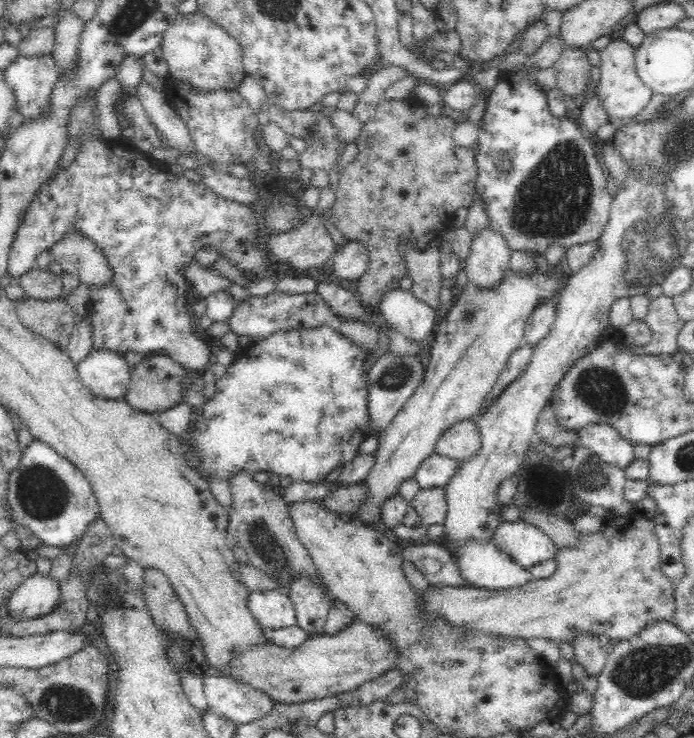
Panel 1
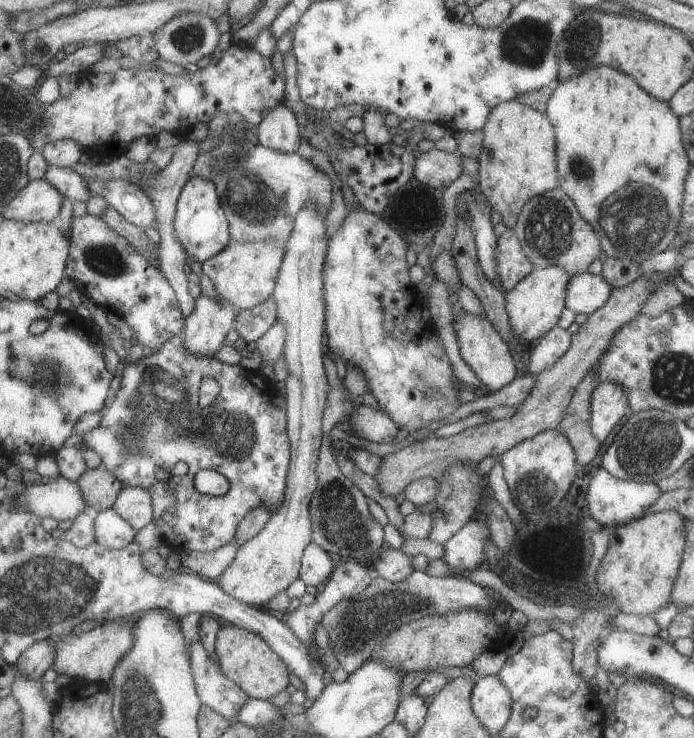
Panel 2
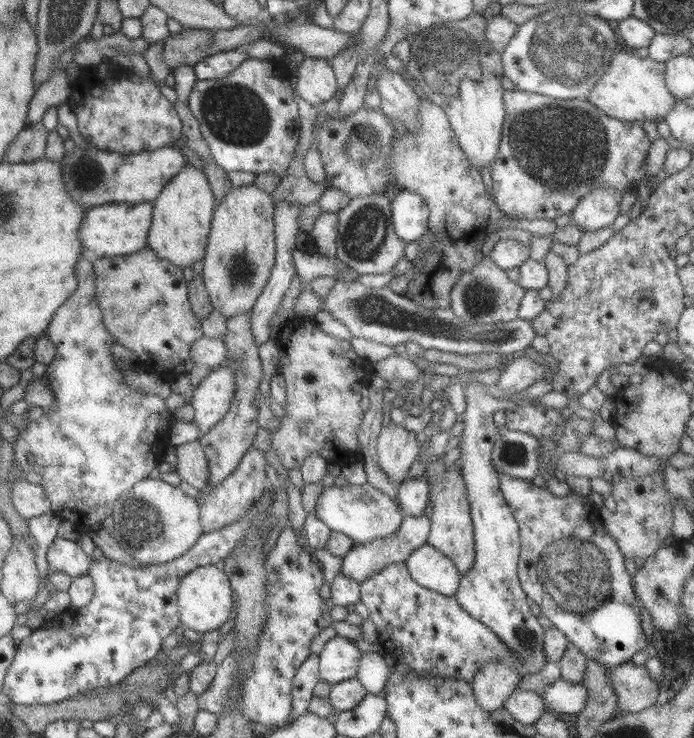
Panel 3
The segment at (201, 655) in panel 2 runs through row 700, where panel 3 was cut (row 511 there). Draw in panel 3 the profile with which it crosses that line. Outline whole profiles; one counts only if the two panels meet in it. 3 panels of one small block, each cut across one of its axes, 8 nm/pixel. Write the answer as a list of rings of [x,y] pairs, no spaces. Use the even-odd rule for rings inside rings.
[[[252,445],[241,458],[238,466],[212,493],[201,495],[197,498],[201,510],[201,523],[204,533],[211,533],[215,530],[231,525],[239,521],[253,504],[262,497],[264,489],[267,488],[266,474],[267,460],[264,453]]]

